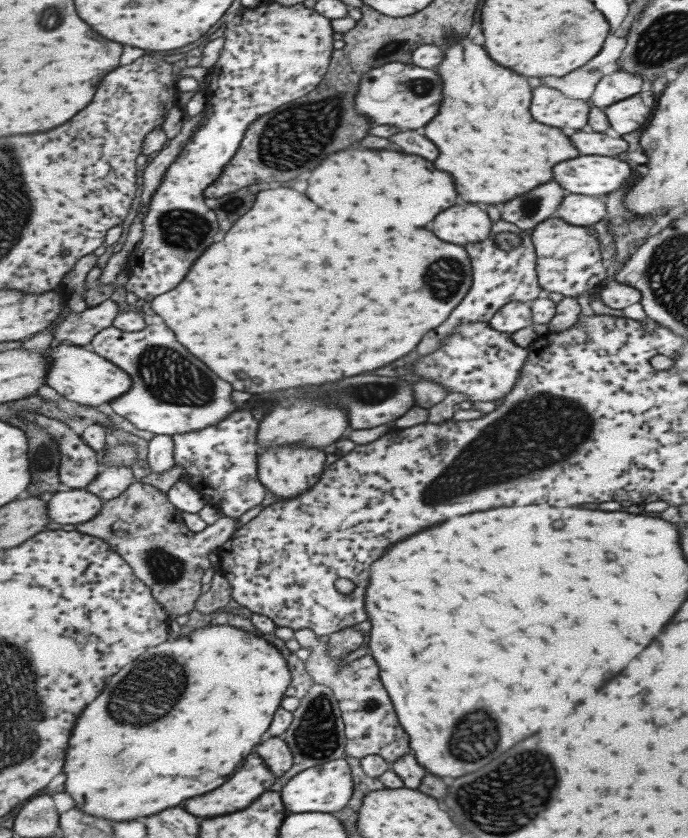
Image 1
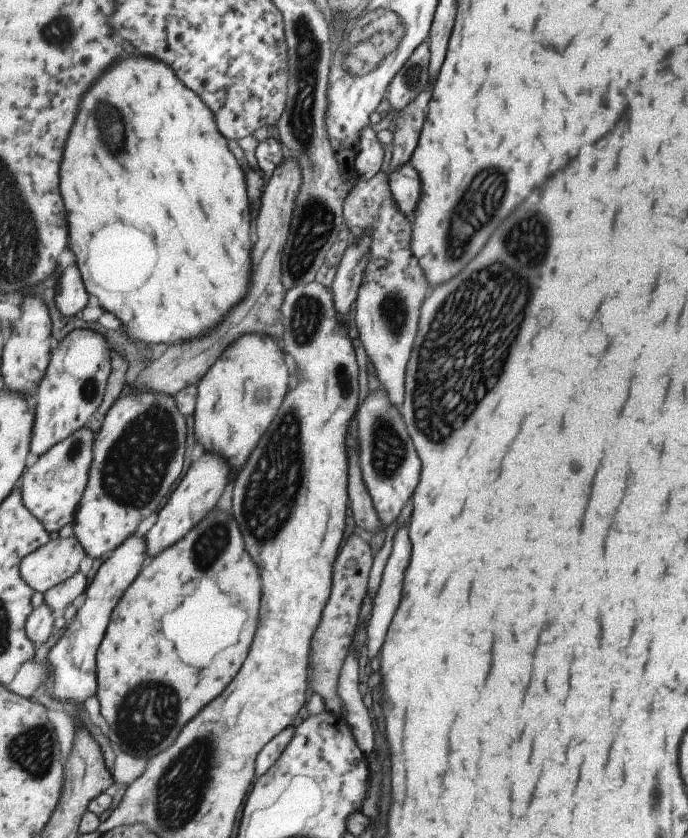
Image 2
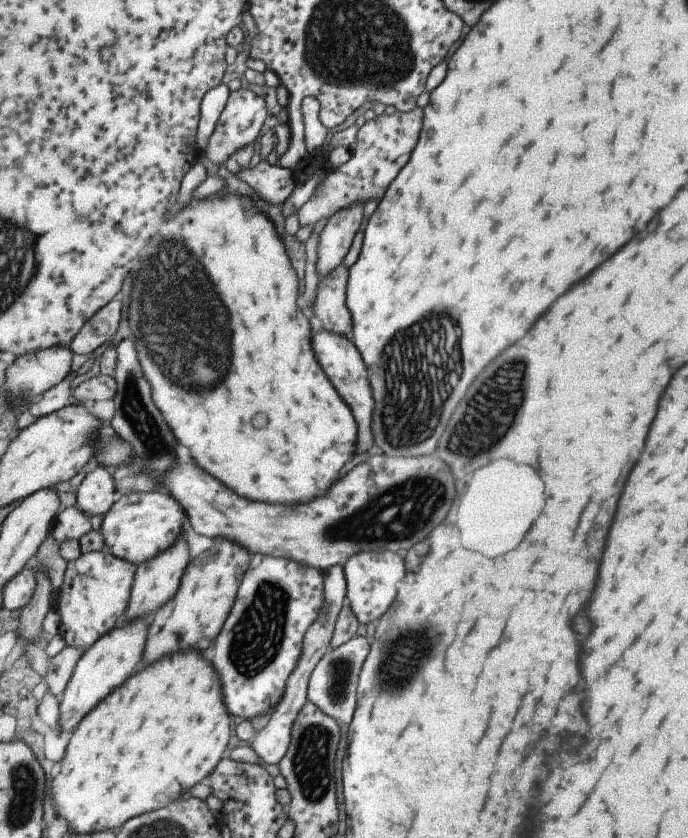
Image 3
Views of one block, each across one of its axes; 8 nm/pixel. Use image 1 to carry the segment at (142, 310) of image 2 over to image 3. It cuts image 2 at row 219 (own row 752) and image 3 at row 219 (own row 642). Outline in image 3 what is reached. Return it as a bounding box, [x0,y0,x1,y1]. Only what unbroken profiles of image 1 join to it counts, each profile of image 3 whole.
[129,194,357,506]

